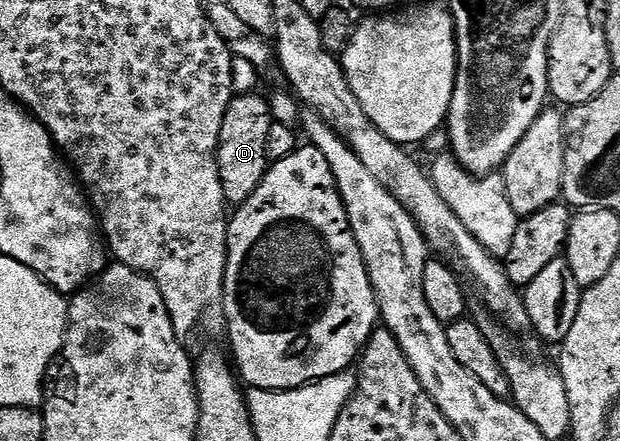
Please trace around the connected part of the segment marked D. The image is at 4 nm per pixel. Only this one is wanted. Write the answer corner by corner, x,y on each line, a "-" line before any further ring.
234,94
223,117
223,129
219,129
217,167
221,171
219,181
223,185
225,201
229,205
247,202
251,193
259,189
266,171
271,166
267,153
267,133
271,133
273,114
269,108
268,98
264,94
259,94

